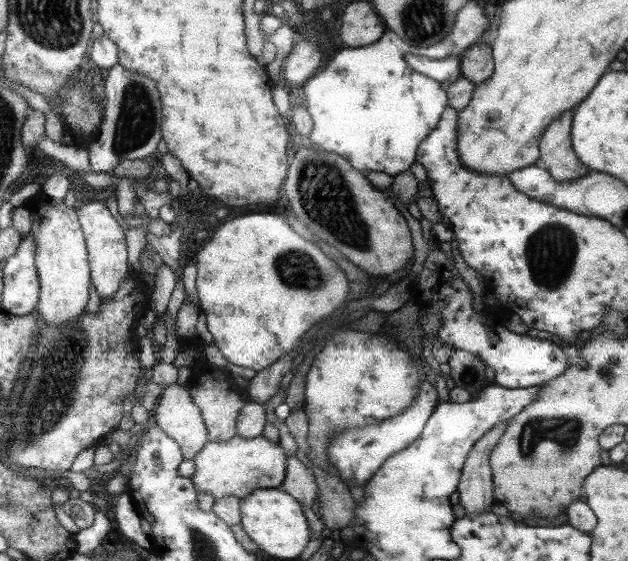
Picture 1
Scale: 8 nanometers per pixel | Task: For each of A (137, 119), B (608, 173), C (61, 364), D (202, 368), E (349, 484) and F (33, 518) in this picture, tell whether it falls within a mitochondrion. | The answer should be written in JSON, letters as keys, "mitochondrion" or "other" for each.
{"A":"mitochondrion","B":"other","C":"mitochondrion","D":"other","E":"other","F":"mitochondrion"}

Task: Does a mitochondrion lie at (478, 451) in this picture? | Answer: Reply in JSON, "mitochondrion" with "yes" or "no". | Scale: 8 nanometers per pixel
{"mitochondrion":"no"}

